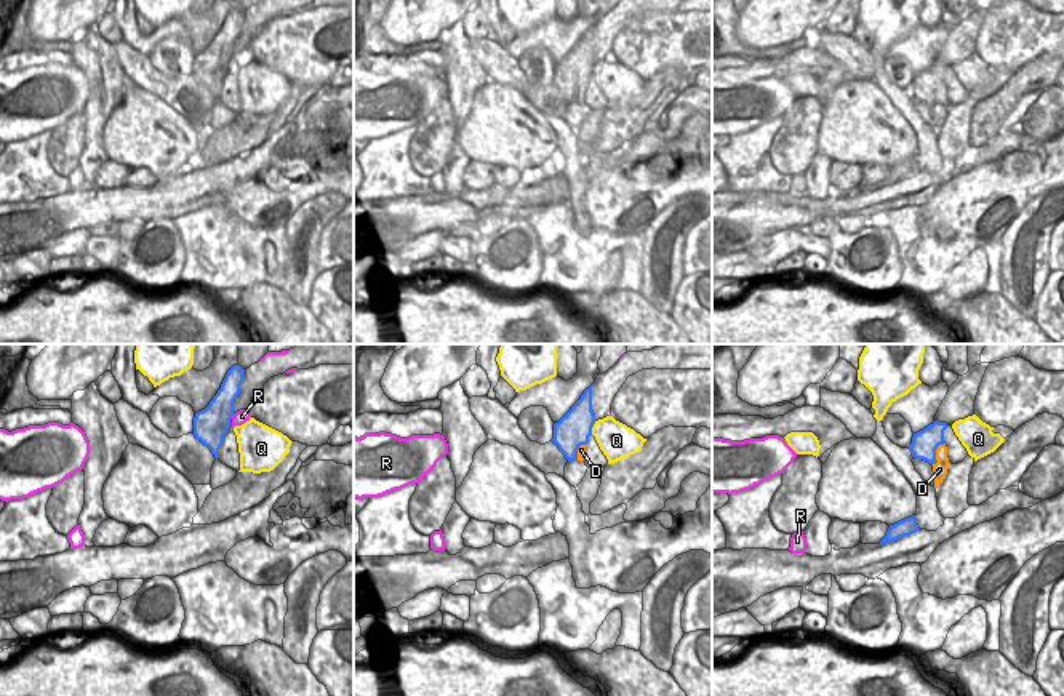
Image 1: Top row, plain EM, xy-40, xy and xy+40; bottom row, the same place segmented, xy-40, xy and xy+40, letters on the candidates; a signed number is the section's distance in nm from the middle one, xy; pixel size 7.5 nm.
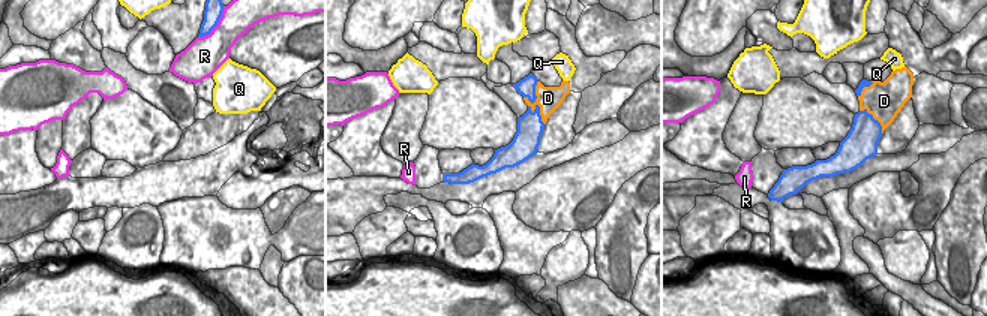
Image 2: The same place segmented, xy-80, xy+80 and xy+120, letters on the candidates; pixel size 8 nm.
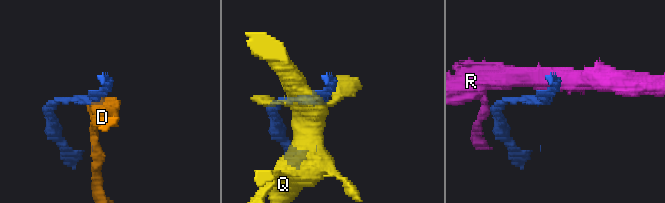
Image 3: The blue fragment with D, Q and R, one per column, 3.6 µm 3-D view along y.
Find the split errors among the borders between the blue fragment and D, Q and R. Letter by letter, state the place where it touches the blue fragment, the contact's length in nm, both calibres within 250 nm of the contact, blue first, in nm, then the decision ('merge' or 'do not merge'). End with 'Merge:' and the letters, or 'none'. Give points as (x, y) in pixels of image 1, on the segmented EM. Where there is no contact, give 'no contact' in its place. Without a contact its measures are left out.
D: contact xy+40 (935, 453); length 200 nm; calibres 200 and 110 nm; do not merge
Q: contact xy (592, 426); length 110 nm; calibres 260 and 280 nm; do not merge
R: contact xy-40 (232, 416); length 60 nm; calibres 260 and 100 nm; do not merge
Merge: none

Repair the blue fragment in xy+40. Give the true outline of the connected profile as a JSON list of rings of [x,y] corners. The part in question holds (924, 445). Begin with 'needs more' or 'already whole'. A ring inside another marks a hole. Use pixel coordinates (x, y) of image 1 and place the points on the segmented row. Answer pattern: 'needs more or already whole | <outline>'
already whole | [[[934,421],[923,430],[914,434],[909,446],[912,456],[926,461],[931,466],[936,464],[936,450],[939,445],[944,445],[944,430],[947,427],[946,422]]]

